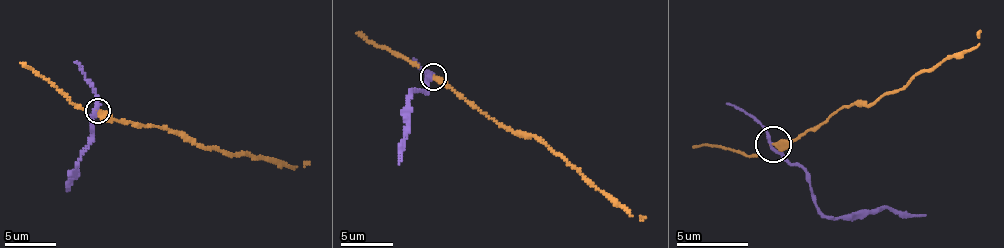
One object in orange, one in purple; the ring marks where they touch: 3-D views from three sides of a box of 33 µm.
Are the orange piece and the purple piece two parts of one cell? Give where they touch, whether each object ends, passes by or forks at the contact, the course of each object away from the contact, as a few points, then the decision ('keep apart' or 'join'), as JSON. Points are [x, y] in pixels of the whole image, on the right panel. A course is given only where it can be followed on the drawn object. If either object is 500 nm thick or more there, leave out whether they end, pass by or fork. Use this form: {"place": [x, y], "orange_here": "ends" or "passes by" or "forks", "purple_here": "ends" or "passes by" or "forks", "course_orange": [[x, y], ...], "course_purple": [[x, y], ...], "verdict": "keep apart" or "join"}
{"place": [773, 144], "orange_here": "ends", "purple_here": "passes by", "course_orange": [[774, 143], [788, 141], [852, 103], [869, 104], [918, 72], [974, 48], [978, 29]], "course_purple": [[774, 143], [800, 165], [814, 202], [833, 218], [880, 211], [887, 207], [927, 213]], "verdict": "keep apart"}

